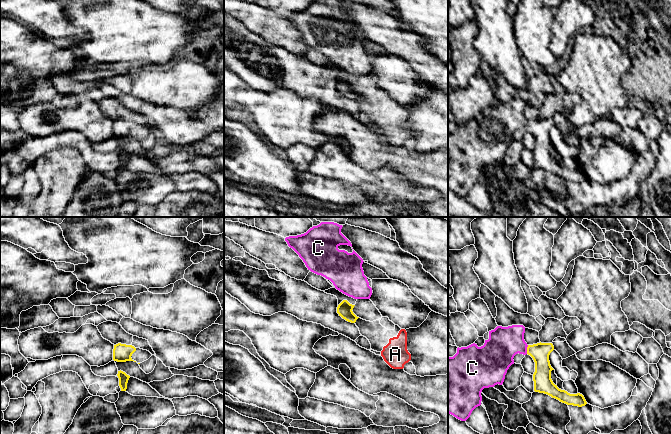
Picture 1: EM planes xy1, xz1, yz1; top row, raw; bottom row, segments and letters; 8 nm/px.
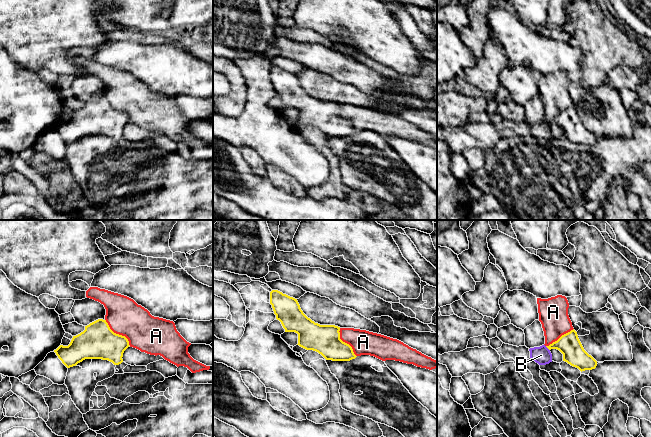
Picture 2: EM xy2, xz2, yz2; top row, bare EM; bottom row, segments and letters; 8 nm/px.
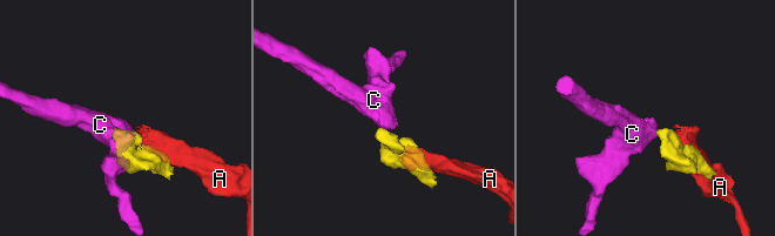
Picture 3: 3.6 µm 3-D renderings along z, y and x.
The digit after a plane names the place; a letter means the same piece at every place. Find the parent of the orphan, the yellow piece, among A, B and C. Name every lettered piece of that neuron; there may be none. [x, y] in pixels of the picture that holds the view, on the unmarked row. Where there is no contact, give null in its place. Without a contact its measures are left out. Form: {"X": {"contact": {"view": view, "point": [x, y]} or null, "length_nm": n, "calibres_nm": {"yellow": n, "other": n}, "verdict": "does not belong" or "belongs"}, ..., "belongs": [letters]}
{"A": {"contact": {"view": "xy2", "point": [117, 110]}, "length_nm": 300, "calibres_nm": {"yellow": 280, "other": 300}, "verdict": "does not belong"}, "B": {"contact": {"view": "yz2", "point": [547, 123]}, "length_nm": 50, "calibres_nm": {"yellow": 180, "other": 140}, "verdict": "does not belong"}, "C": {"contact": {"view": "yz1", "point": [527, 125]}, "length_nm": 70, "calibres_nm": {"yellow": 150, "other": 260}, "verdict": "belongs"}, "belongs": ["C"]}

